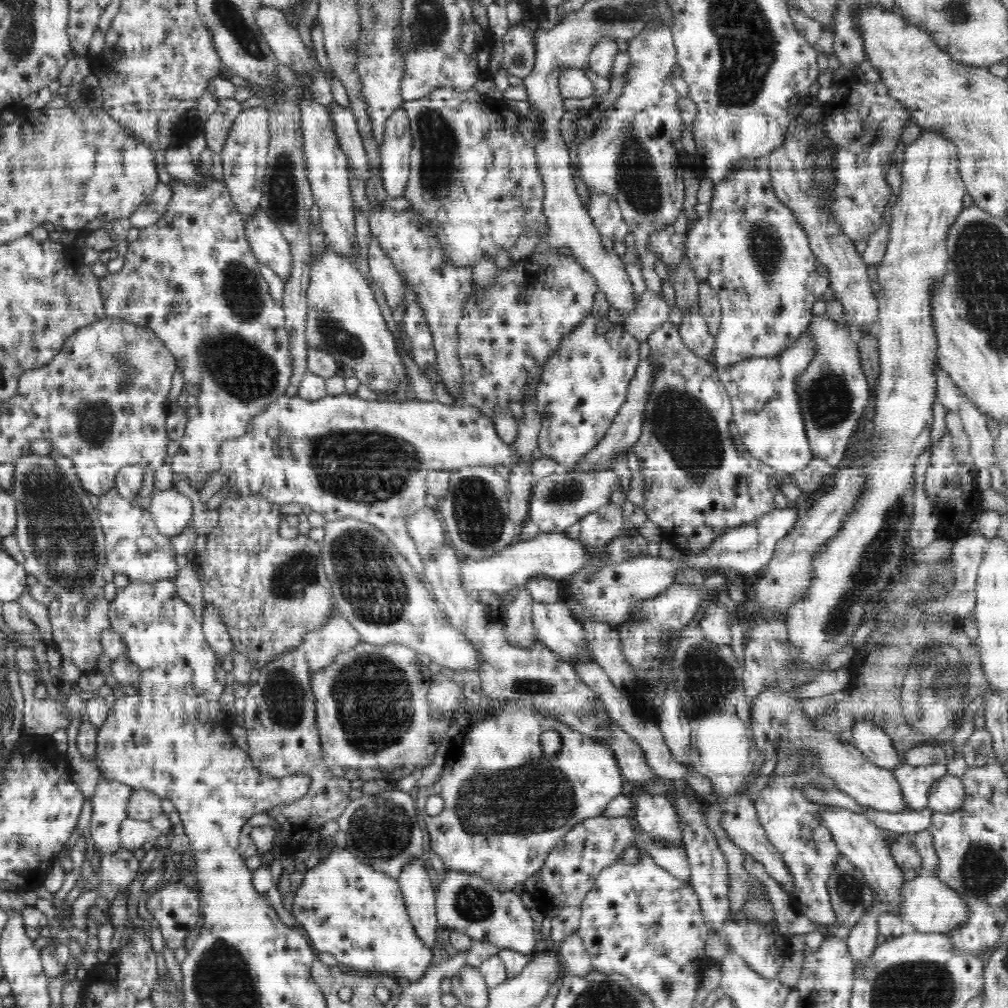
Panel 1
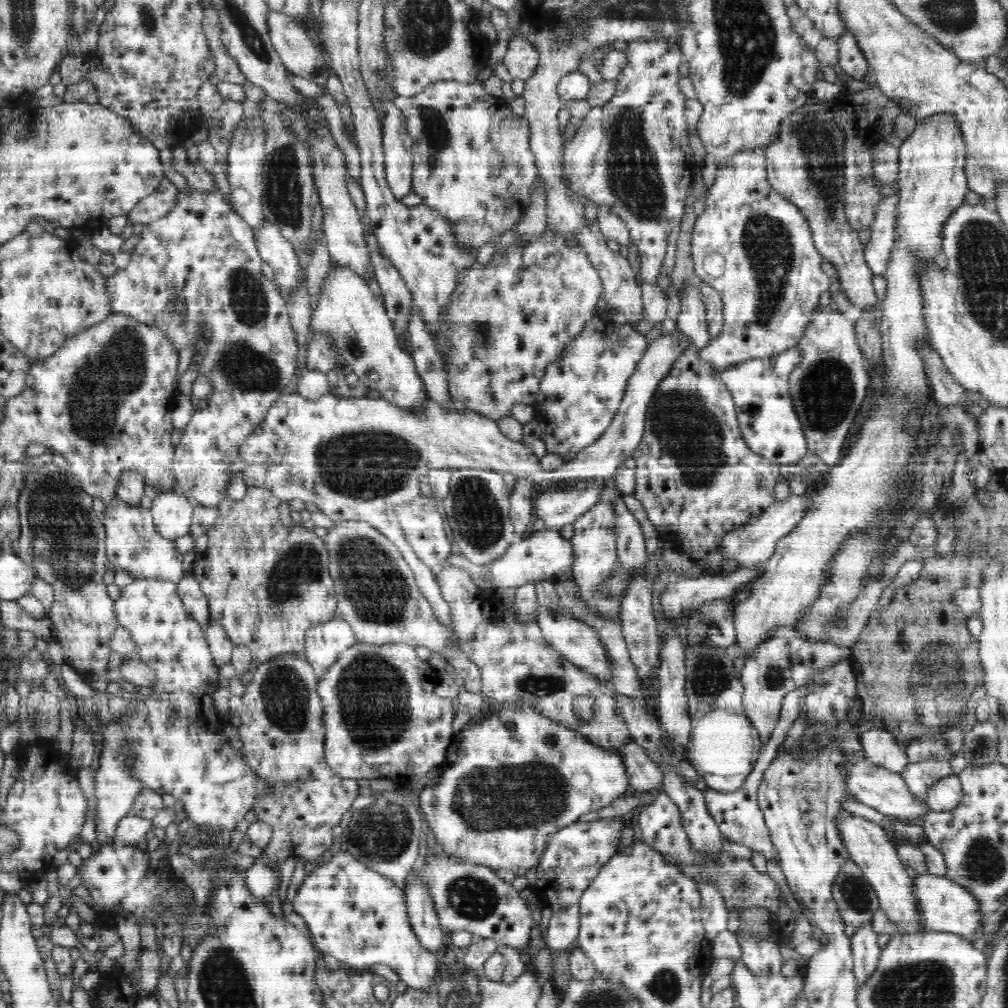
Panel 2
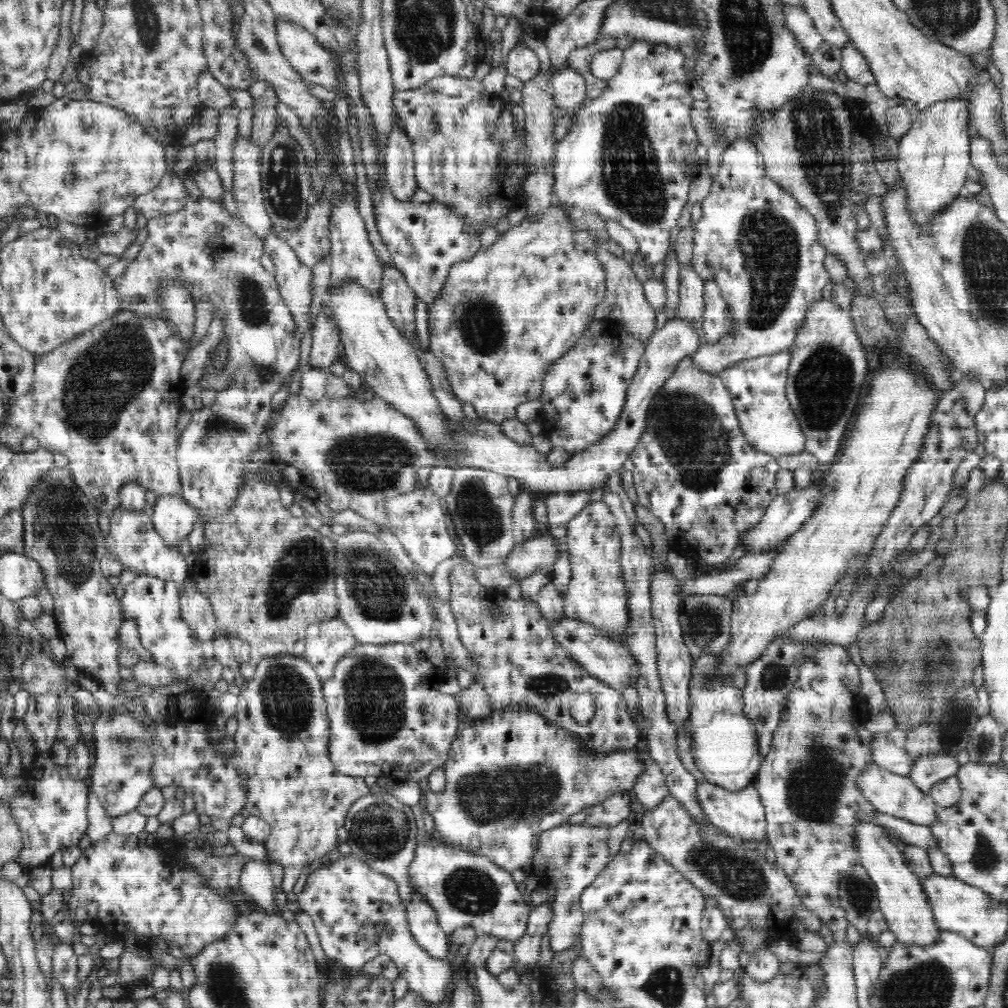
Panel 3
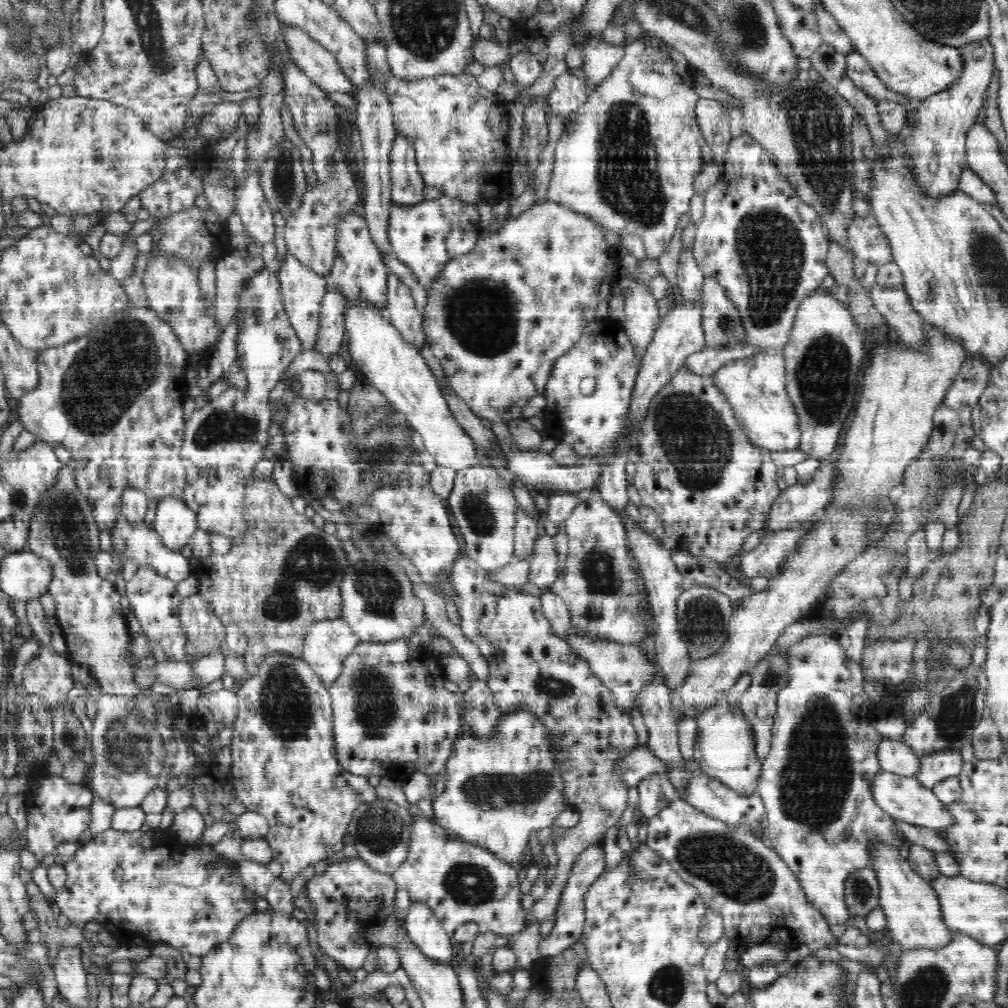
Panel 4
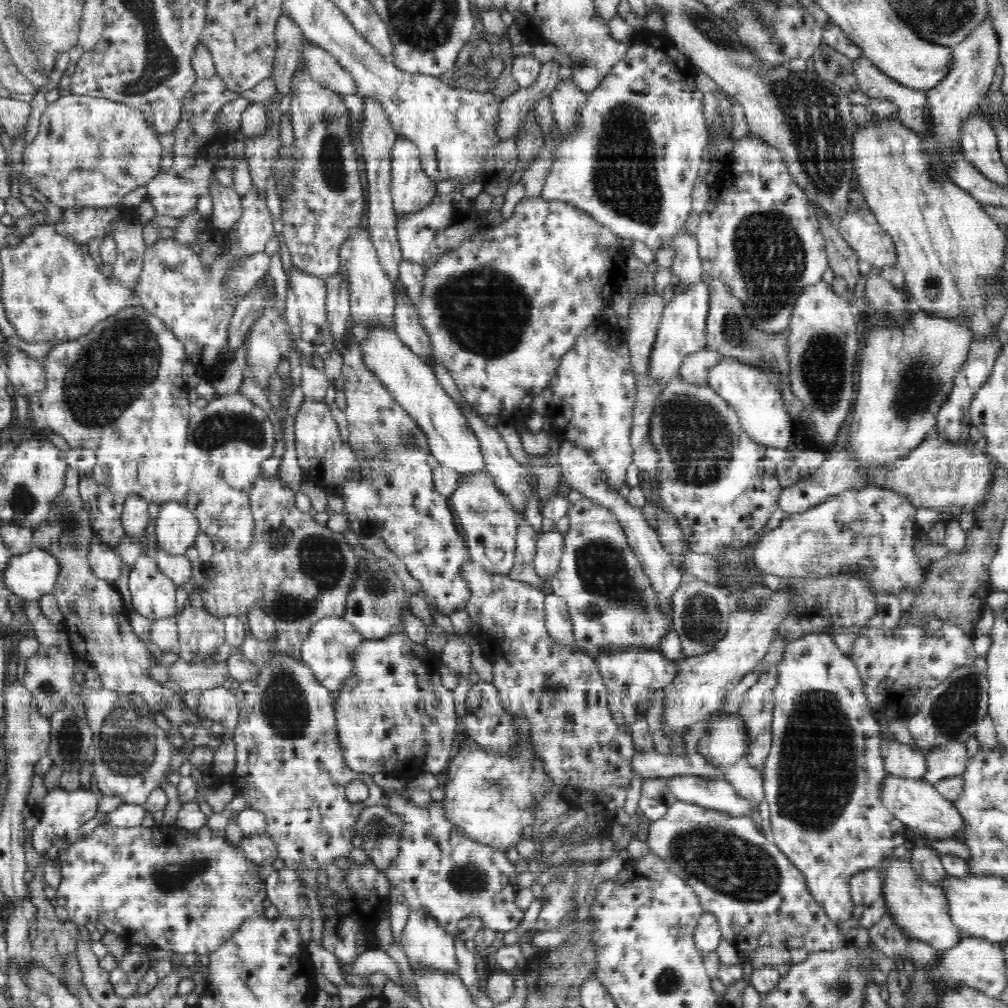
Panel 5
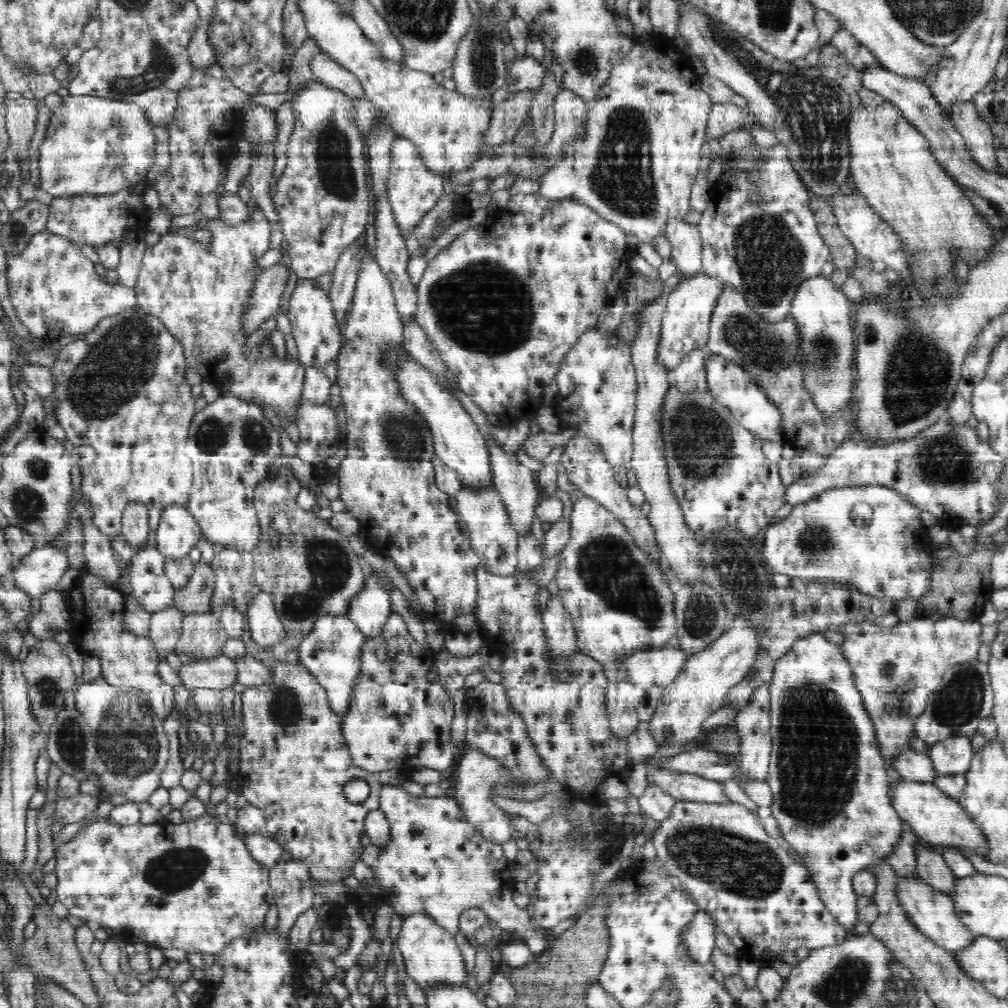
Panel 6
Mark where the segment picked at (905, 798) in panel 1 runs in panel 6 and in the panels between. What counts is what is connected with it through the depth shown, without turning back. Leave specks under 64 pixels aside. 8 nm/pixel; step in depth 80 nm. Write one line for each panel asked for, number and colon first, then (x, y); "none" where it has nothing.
2: (919, 776)
3: (926, 771)
4: (943, 764)
5: (948, 760)
6: (951, 756)

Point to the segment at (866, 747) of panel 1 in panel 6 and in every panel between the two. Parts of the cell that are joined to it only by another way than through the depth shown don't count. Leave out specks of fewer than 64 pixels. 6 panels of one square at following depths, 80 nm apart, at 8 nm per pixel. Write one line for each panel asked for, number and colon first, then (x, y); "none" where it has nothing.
2: (880, 747)
3: (885, 754)
4: (894, 756)
5: (903, 760)
6: (911, 766)

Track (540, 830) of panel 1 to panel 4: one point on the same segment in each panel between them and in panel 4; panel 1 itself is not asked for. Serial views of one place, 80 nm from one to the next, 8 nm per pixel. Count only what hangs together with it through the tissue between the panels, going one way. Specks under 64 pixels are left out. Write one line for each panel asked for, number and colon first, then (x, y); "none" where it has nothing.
2: (503, 790)
3: (508, 780)
4: (498, 791)

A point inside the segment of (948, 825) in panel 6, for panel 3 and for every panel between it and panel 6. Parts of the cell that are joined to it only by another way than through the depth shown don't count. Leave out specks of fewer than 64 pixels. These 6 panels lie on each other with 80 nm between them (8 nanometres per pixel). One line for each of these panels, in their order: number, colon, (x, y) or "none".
3: (888, 792)
4: (903, 797)
5: (923, 810)

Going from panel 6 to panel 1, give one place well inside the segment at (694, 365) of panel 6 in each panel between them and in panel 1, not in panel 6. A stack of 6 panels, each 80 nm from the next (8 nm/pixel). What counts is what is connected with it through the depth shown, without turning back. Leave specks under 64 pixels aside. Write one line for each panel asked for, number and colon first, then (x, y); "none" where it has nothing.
1: (750, 249)
2: (754, 246)
3: (754, 240)
4: (767, 248)
5: (695, 369)

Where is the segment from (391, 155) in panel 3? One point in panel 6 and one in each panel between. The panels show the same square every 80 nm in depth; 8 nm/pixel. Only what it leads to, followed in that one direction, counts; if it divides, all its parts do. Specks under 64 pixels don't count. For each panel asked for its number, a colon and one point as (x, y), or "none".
4: (407, 185)
5: (411, 188)
6: (413, 190)

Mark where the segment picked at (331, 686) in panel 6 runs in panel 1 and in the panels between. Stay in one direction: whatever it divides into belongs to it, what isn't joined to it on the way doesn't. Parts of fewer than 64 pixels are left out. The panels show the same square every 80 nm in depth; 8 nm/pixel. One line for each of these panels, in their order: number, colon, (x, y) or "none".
1: (321, 647)
2: (324, 642)
3: (326, 642)
4: (328, 642)
5: (328, 651)

